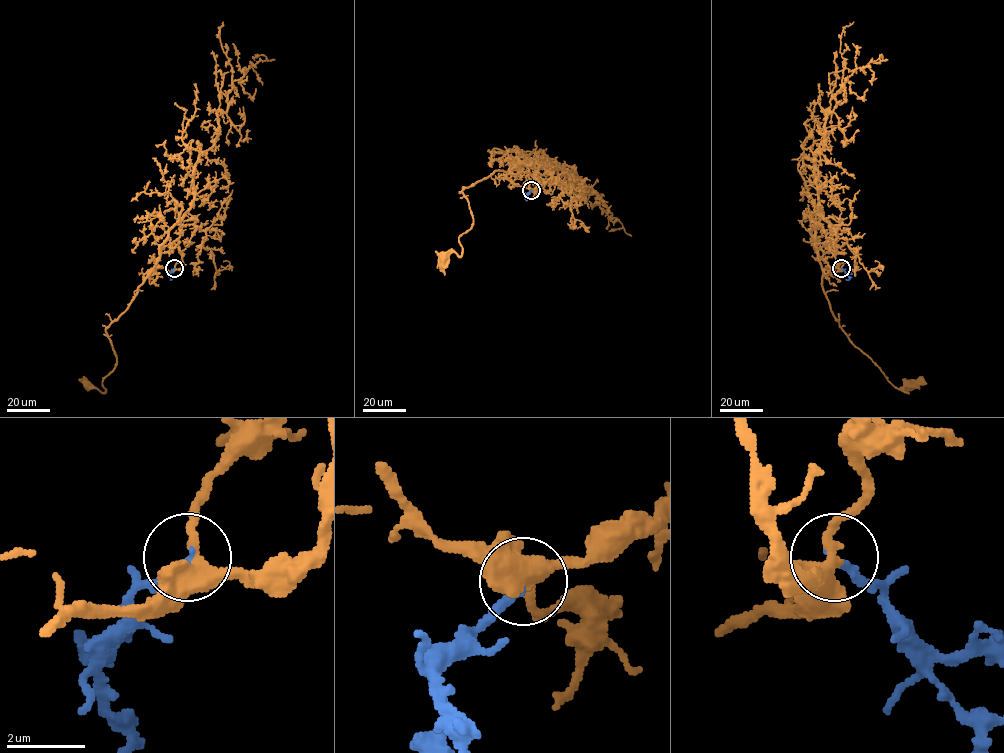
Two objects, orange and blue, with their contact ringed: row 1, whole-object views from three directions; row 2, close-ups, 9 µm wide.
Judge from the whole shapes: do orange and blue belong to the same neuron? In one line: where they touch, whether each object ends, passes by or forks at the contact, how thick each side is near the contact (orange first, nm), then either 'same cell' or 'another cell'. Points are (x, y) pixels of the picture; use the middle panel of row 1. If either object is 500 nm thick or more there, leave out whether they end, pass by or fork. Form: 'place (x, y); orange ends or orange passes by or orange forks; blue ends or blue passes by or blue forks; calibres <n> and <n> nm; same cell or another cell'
place (531, 190); orange forks; blue ends; calibres 360 and 240 nm; same cell

